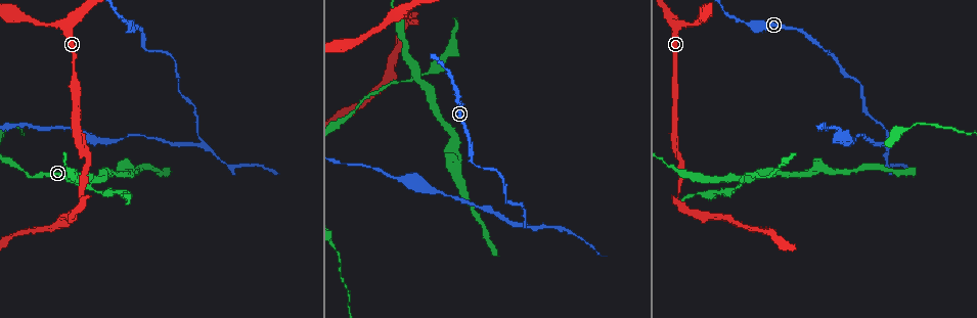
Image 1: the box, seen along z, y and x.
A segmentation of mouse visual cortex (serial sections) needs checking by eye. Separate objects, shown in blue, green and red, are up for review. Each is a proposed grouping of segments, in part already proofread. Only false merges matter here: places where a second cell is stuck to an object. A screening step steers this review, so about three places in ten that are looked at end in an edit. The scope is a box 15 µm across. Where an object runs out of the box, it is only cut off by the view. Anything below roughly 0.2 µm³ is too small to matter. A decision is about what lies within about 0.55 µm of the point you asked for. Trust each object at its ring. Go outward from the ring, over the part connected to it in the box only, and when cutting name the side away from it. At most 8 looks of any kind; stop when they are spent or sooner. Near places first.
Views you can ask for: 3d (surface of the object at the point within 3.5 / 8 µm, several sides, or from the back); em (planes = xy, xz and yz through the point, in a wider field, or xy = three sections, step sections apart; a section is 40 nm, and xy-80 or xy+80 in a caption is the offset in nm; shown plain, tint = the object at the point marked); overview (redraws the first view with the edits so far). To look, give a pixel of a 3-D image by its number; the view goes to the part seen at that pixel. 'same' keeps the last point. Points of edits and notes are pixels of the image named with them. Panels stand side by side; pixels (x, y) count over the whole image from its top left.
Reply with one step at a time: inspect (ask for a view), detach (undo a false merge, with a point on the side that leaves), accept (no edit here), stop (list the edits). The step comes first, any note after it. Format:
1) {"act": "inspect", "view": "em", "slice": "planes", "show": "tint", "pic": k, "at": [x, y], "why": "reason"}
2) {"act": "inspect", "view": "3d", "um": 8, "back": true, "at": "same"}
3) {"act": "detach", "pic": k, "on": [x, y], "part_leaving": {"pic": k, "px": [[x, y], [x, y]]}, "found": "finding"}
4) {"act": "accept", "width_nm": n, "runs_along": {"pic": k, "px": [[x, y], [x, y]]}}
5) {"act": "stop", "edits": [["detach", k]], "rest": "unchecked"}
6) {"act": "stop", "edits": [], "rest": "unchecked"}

{"act": "inspect", "view": "3d", "um": 3.5, "pic": 1, "at": [417, 81], "why": "four arms meet"}

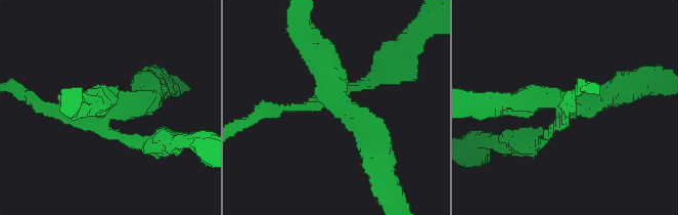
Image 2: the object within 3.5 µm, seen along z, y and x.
{"act": "inspect", "view": "em", "slice": "xy", "step": 2, "show": "tint", "pic": 2, "at": [335, 103]}

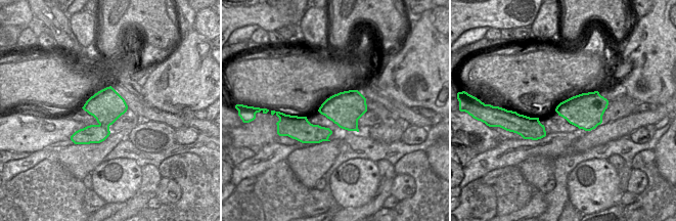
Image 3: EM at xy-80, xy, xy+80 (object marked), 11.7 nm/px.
{"act": "detach", "pic": 2, "on": [335, 82], "arm_widths_nm": [100, 150, 300, 300], "border": {"pic": 3, "px": [[99, 124], [108, 129]]}, "found": "two cells meet here"}

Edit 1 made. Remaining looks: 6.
{"act": "inspect", "view": "3d", "um": 3.5, "pic": 1, "at": [680, 155], "why": "thin neck"}

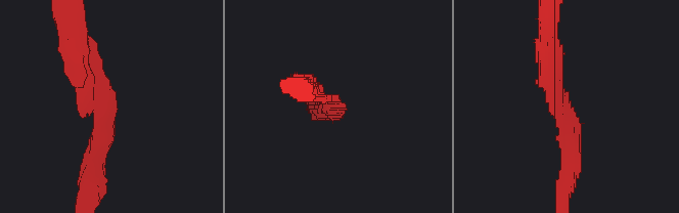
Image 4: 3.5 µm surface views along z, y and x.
{"act": "inspect", "view": "em", "slice": "xy", "step": 3, "show": "tint", "pic": 4, "at": [559, 99], "arm_widths_nm": [300, 300], "why": "now the EM"}

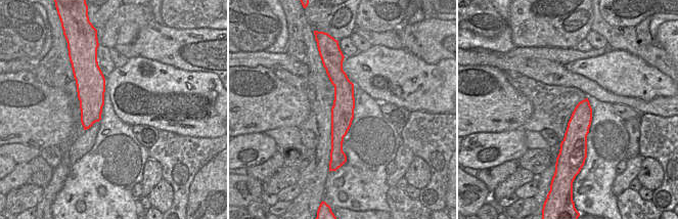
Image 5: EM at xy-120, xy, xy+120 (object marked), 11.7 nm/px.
{"act": "inspect", "view": "em", "slice": "planes", "show": "tint", "at": "same"}

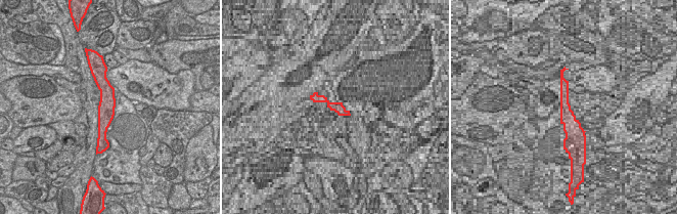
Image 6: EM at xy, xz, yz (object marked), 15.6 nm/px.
{"act": "accept", "runs_along": {"pic": 6, "px": [[103, 74], [103, 139]]}, "found": "all the same cell"}

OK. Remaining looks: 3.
{"act": "inspect", "view": "3d", "um": 3.5, "pic": 1, "at": [677, 198], "why": "narrows sharply"}

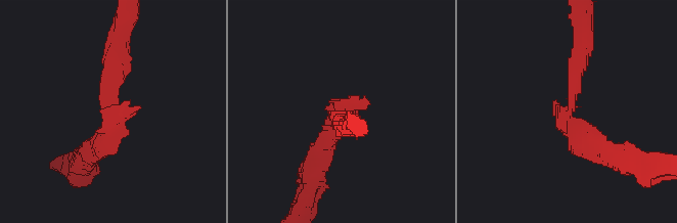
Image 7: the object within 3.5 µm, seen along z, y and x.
{"act": "inspect", "view": "em", "slice": "xy", "step": 2, "show": "tint", "pic": 7, "at": [571, 108], "arm_widths_nm": [300, 300]}

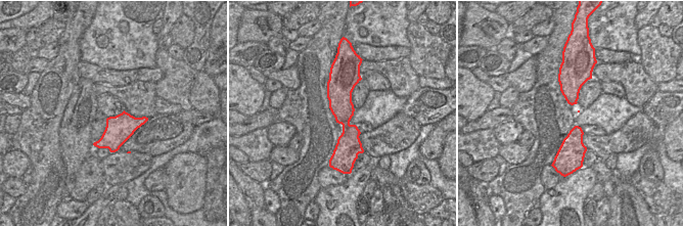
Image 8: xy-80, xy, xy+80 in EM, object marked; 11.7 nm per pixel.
{"act": "inspect", "view": "em", "slice": "xy", "step": 1, "show": "tint", "at": "same", "why": "cut it another way"}

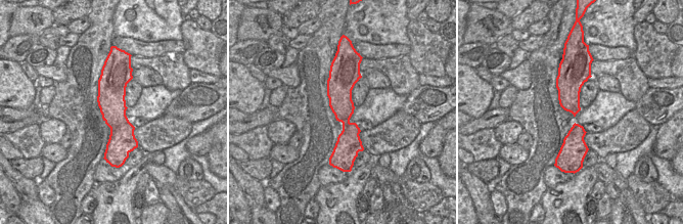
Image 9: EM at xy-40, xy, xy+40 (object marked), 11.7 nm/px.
{"act": "detach", "pic": 7, "on": [102, 148], "part_leaving": {"pic": 7, "px": [[111, 113], [111, 134], [84, 160]]}, "found": "a second cell is stuck on"}

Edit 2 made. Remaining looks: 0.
{"act": "stop", "edits": [["detach", 2], ["detach", 7]], "rest": "unchecked"}

